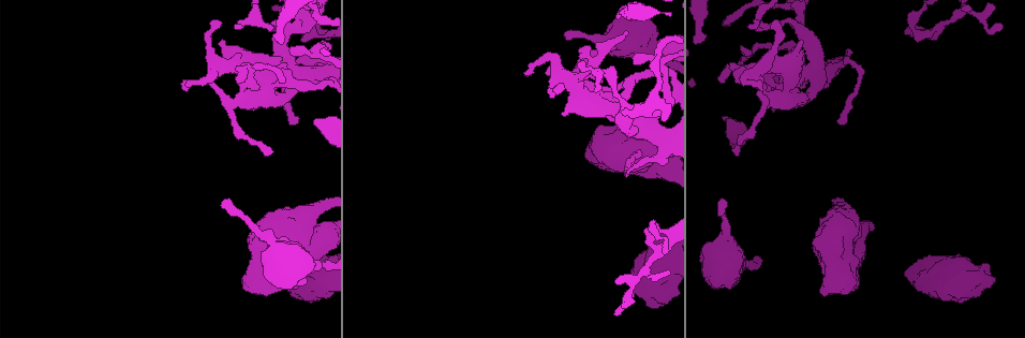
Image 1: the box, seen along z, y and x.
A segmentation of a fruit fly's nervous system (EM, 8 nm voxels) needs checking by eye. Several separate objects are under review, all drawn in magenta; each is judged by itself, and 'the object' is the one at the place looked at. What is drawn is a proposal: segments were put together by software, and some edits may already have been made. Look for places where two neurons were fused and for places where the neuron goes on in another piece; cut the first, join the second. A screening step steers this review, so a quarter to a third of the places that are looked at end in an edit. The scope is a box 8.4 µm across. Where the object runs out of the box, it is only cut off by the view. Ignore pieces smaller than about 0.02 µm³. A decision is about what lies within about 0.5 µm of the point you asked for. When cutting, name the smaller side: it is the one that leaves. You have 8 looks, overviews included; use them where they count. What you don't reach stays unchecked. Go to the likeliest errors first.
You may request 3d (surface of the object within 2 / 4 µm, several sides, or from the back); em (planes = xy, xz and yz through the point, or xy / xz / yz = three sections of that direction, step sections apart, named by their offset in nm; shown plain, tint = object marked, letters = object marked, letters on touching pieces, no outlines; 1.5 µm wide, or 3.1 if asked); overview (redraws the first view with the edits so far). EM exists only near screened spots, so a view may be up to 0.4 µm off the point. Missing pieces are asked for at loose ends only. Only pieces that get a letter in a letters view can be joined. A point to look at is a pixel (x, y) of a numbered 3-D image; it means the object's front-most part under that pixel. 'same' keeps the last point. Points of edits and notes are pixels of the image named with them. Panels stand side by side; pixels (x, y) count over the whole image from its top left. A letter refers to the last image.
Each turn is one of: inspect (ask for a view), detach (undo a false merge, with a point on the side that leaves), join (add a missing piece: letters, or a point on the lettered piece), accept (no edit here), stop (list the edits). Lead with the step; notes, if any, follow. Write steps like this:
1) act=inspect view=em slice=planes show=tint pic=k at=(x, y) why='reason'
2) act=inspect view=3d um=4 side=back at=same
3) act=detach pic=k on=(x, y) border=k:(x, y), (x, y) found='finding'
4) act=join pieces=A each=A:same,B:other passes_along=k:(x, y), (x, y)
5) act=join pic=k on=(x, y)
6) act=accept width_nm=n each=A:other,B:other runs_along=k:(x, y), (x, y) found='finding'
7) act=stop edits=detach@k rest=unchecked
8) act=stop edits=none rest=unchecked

act=inspect view=3d um=2 pic=1 at=(565, 114) why='free end'

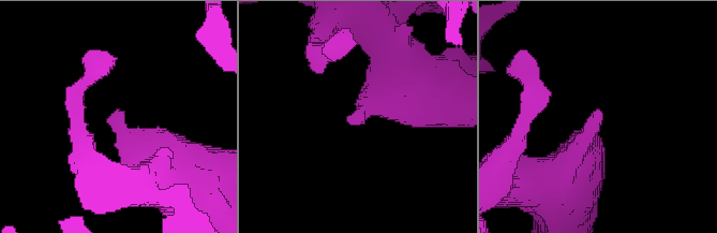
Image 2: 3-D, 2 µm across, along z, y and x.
act=inspect view=em slice=planes show=letters pic=2 at=(356, 123)

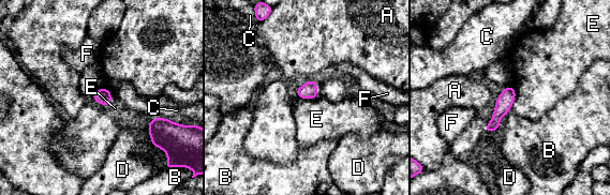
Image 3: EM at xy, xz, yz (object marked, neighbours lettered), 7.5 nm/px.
act=accept longest_contact=E:180nm each=A:other,B:other,C:other,D:other,E:other,F:other border=3:(512, 87), (515, 100), (510, 109) found='none of them fits'

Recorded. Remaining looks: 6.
act=inspect view=3d um=2 pic=1 at=(840, 124) why='branch stops here'

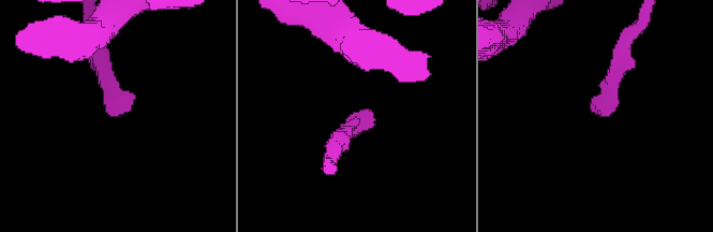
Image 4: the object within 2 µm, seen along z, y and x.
act=inspect view=em slice=planes show=letters pic=4 at=(367, 116) why='shape alone is not enough'

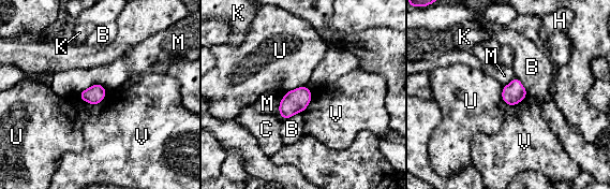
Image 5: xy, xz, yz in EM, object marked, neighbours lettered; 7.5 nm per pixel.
act=accept each=B:other,C:other,H:other,K:other,M:other,U:other,V:other border=5:(311, 91), (309, 104), (300, 112) found='none of them fits'

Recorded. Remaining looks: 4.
act=inspect view=em slice=planes show=letters pic=1 at=(734, 154) why='free end'

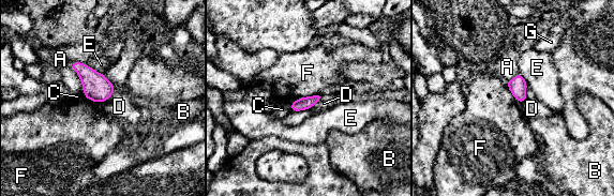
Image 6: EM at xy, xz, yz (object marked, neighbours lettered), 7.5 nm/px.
act=accept width_nm=100 each=A:other,B:other,C:other,D:other,E:other,F:other,G:other border=6:(320, 95), (300, 96), (289, 103) found='no lettered piece goes on from it'

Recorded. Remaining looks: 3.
act=stop edits=none rest=unchecked

